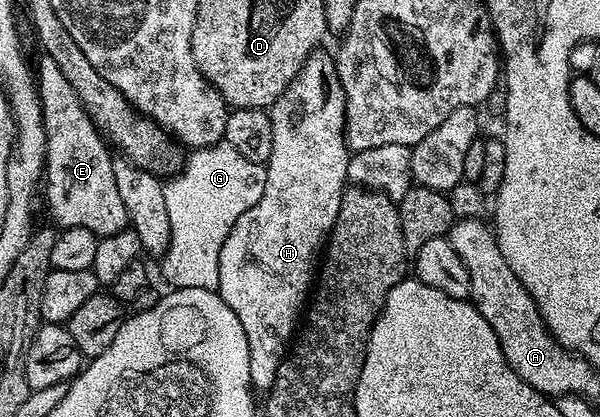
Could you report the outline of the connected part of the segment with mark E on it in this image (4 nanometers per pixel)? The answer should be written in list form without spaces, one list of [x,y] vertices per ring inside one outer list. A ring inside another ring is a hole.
[[[41,55],[40,61],[34,64],[34,75],[37,94],[40,96],[40,113],[44,119],[44,166],[42,180],[48,185],[43,185],[42,192],[48,195],[48,208],[55,223],[61,229],[85,228],[95,236],[109,236],[115,232],[129,227],[126,206],[122,206],[122,197],[118,195],[118,185],[114,182],[113,155],[100,131],[92,124],[91,118],[86,114],[78,94],[74,94],[74,86],[66,82],[62,70],[58,70],[54,58]]]

